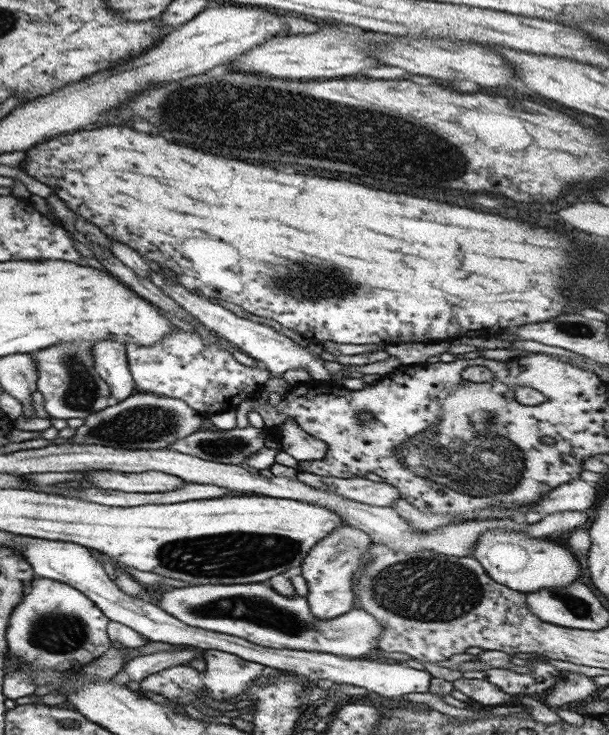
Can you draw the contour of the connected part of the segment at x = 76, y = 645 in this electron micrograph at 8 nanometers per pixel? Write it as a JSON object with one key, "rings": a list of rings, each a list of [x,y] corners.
{"rings":[[[33,578],[21,602],[17,604],[15,612],[11,612],[7,624],[7,648],[19,662],[20,669],[7,673],[2,680],[2,693],[5,698],[23,698],[35,692],[36,686],[32,683],[32,674],[42,668],[52,670],[78,670],[84,664],[100,657],[109,649],[106,624],[108,618],[82,592],[71,588],[68,584],[45,578]]]}

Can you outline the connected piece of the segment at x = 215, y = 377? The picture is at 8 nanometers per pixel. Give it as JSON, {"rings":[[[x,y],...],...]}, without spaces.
{"rings":[[[175,326],[172,332],[151,346],[138,346],[132,342],[124,346],[136,392],[175,398],[203,418],[235,411],[242,401],[256,396],[265,382],[271,380],[267,369],[243,366],[227,350],[214,345],[214,340],[203,345],[197,333],[187,333]]]}

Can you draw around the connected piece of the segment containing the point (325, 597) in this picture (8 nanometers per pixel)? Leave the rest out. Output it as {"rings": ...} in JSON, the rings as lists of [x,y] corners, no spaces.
{"rings":[[[343,524],[317,541],[301,561],[301,573],[307,585],[306,598],[311,614],[319,620],[329,620],[351,610],[355,604],[355,575],[368,562],[366,550],[373,542],[359,528]]]}

